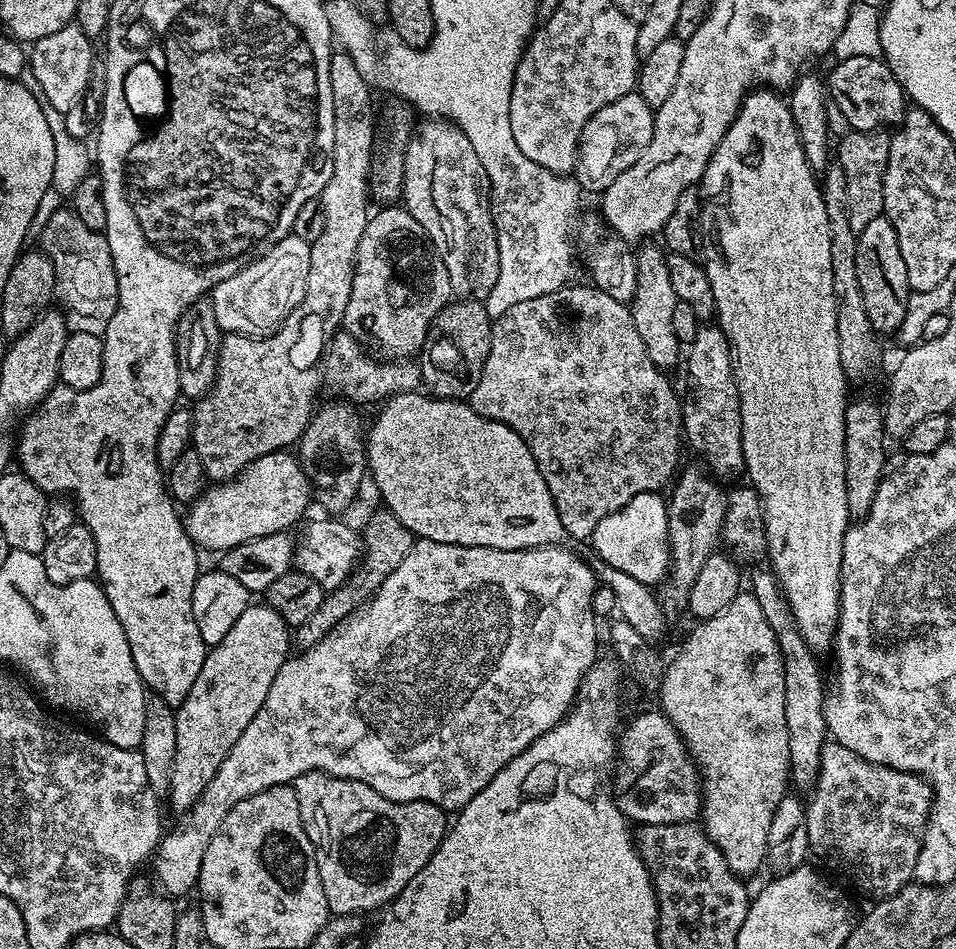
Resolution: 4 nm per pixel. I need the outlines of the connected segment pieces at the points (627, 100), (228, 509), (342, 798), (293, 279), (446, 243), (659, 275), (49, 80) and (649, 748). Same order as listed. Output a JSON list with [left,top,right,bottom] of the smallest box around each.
[[574,90,656,194],[184,451,313,554],[291,772,450,916],[210,236,311,338],[403,118,498,301],[630,242,682,370],[30,22,94,112],[614,710,702,824]]

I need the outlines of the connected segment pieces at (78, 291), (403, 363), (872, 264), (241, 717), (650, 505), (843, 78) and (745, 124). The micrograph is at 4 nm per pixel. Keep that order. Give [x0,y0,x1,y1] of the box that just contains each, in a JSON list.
[[40,206,118,337],[322,330,421,406],[856,215,910,334],[166,602,290,814],[590,492,671,587],[826,56,906,132],[698,90,850,654]]

